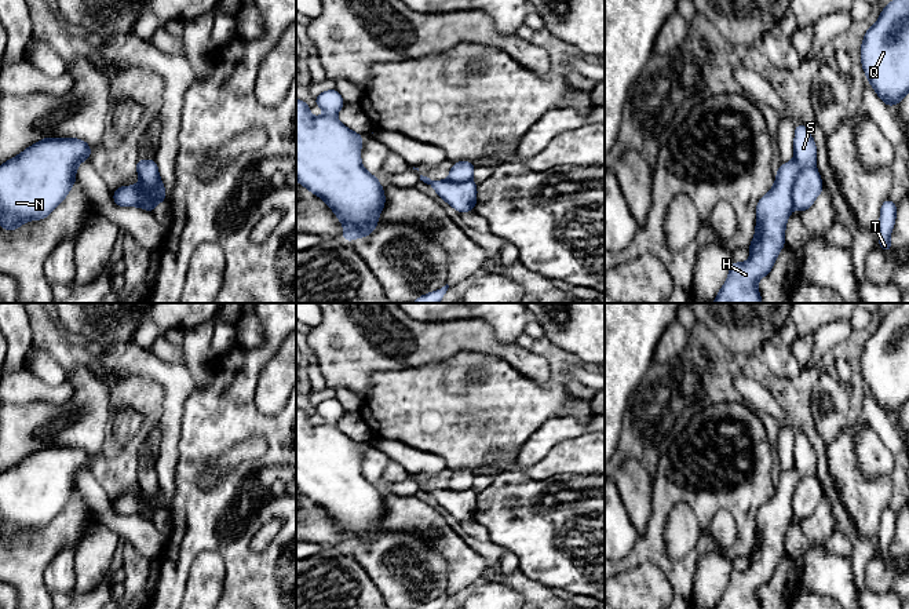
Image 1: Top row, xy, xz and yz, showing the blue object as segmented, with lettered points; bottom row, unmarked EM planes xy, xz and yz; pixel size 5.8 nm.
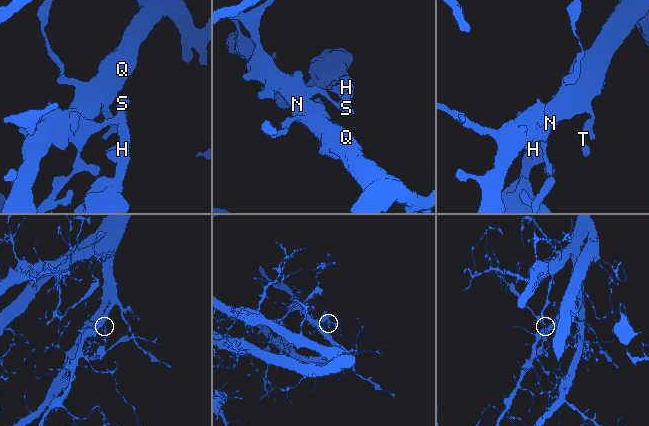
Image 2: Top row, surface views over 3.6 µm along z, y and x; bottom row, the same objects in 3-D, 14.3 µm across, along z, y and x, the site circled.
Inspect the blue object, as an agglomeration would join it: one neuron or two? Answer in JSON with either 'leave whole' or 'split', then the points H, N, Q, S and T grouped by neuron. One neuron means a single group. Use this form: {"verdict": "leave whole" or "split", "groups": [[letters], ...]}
{"verdict": "split", "groups": [["H", "S"], ["N", "Q", "T"]]}

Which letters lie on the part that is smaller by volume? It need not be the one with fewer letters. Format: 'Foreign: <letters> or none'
Foreign: H, S

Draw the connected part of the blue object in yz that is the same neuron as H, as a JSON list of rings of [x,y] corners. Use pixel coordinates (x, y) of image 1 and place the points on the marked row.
[[[803,124],[795,127],[795,157],[778,165],[773,189],[756,205],[755,237],[745,263],[733,260],[729,277],[713,303],[762,303],[758,281],[767,276],[785,245],[785,226],[793,209],[792,187],[797,175],[817,161],[815,142]]]

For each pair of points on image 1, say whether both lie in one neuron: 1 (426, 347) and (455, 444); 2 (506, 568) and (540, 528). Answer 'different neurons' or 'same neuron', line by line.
1: different neurons
2: different neurons

